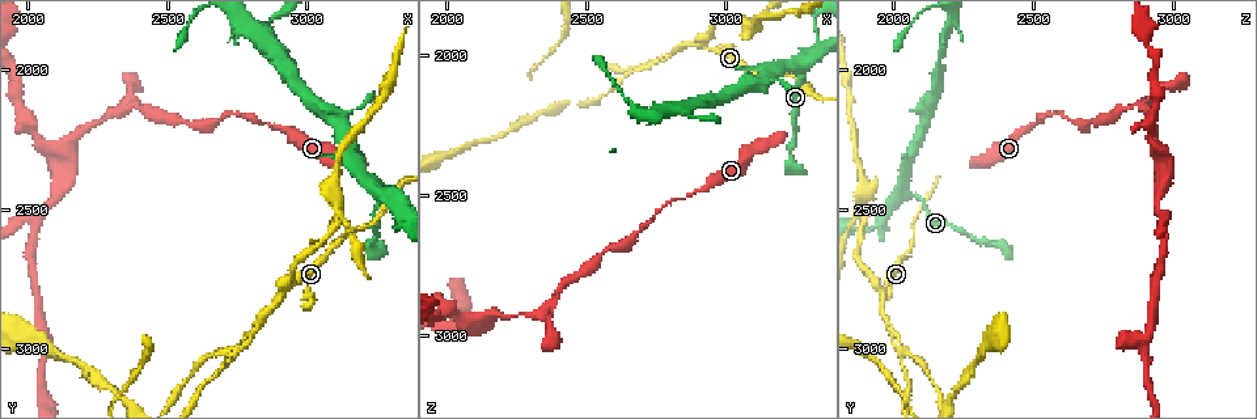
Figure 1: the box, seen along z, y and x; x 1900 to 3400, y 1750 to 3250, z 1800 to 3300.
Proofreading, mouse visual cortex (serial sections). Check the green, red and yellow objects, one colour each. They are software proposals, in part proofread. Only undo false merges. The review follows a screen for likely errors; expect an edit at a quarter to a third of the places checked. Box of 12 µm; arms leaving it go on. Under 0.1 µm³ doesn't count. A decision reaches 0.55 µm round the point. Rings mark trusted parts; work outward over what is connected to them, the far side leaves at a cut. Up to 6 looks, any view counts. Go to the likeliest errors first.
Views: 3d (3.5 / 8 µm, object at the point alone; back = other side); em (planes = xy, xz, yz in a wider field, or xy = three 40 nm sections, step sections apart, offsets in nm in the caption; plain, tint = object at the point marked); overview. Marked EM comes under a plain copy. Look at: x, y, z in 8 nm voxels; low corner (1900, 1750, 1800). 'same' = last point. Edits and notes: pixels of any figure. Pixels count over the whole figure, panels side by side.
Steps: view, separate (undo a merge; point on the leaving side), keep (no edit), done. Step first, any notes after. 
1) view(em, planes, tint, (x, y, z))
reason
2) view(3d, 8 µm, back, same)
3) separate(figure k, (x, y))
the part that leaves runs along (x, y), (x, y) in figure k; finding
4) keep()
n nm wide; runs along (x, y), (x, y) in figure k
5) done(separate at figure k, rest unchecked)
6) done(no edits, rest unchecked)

view(3d, 3.5 µm, (2750, 3010, 2010))
arms part here

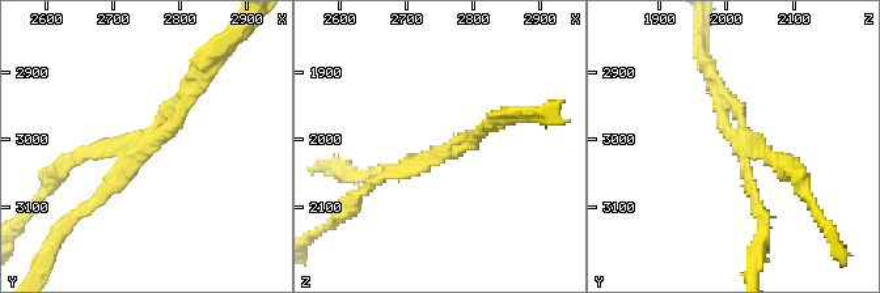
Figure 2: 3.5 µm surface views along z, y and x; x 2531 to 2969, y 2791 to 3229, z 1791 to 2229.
view(em, planes, tint, (2745, 3005, 2015))
need the tissue

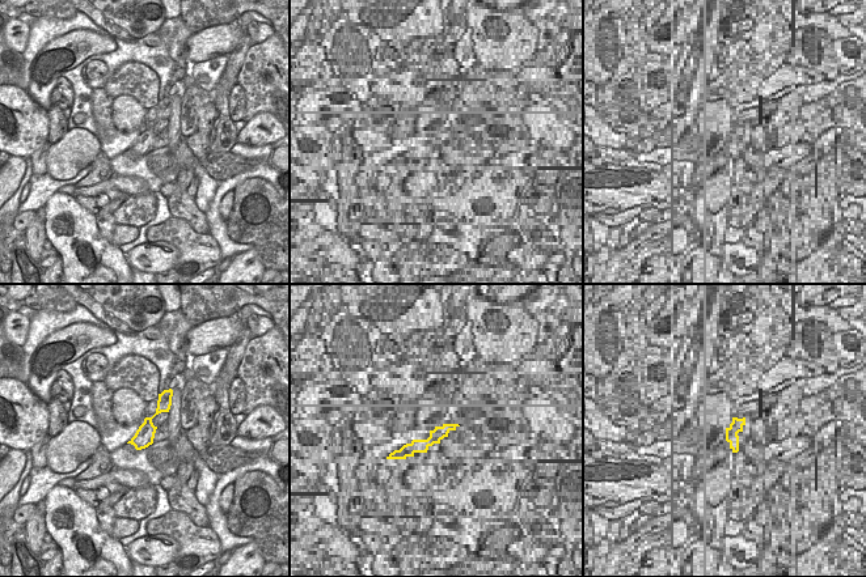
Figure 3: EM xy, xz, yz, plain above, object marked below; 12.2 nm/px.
separate(figure 2, (73, 160))
3 arms; border along (151, 420), (144, 423) in figure 3; a second cell is stuck on

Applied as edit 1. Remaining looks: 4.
view(overview)

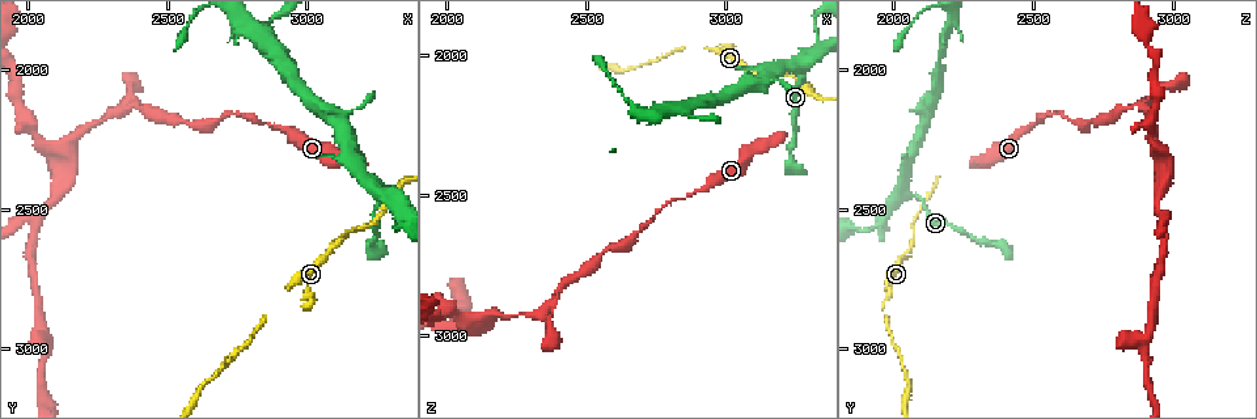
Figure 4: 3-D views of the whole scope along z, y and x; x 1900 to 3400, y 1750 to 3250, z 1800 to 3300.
view(3d, 3.5 µm, (2130, 2280, 2940))
arms part here

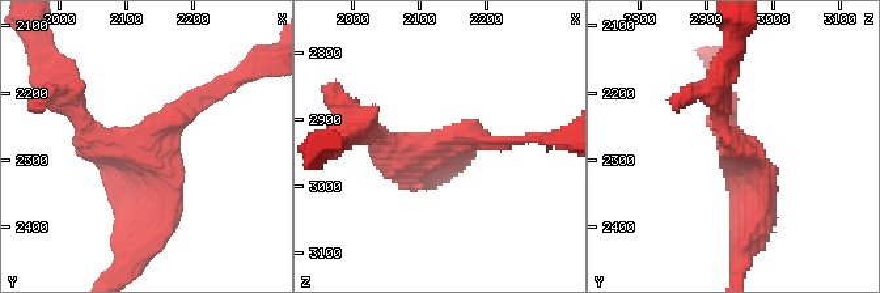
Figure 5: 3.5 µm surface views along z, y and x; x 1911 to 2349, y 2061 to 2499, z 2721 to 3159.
view(em, xy, step 5, tint, (2135, 2285, 2945))
shape alone is not enough

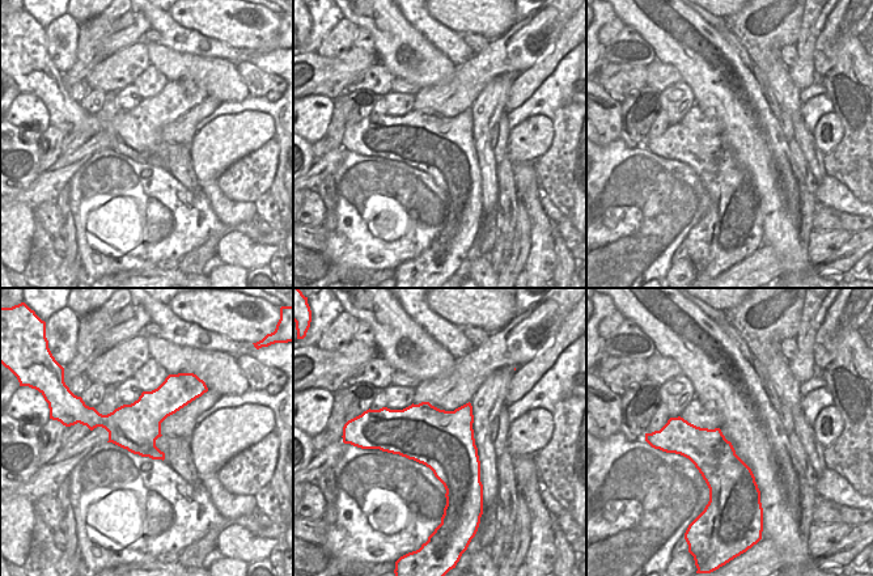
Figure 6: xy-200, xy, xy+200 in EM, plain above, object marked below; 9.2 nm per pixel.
keep()
runs along (211, 90), (151, 139), (151, 226) in figure 5; continuous, no second cell

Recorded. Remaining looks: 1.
done(separate at figure 2, rest unchecked)

